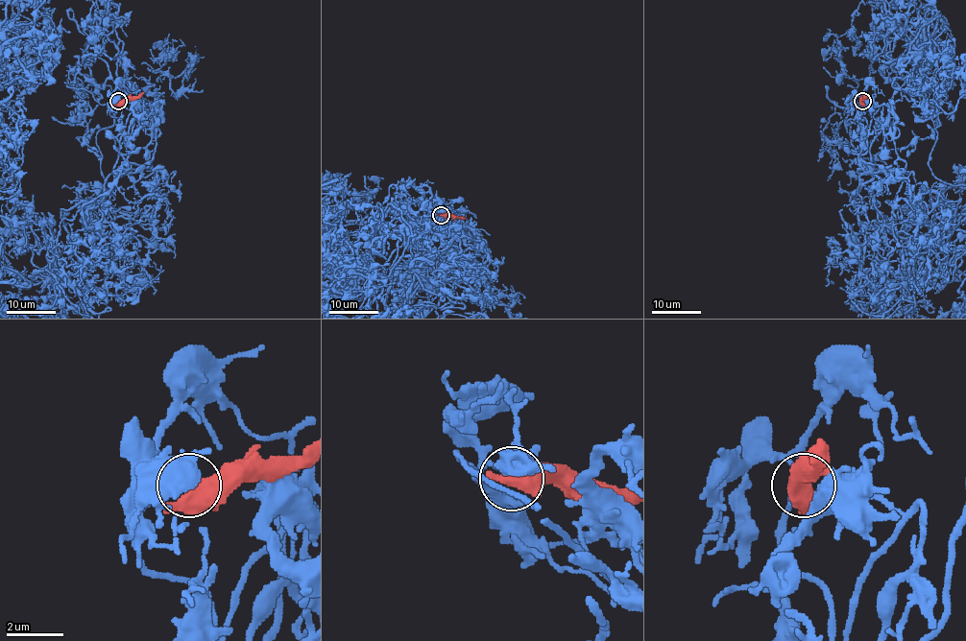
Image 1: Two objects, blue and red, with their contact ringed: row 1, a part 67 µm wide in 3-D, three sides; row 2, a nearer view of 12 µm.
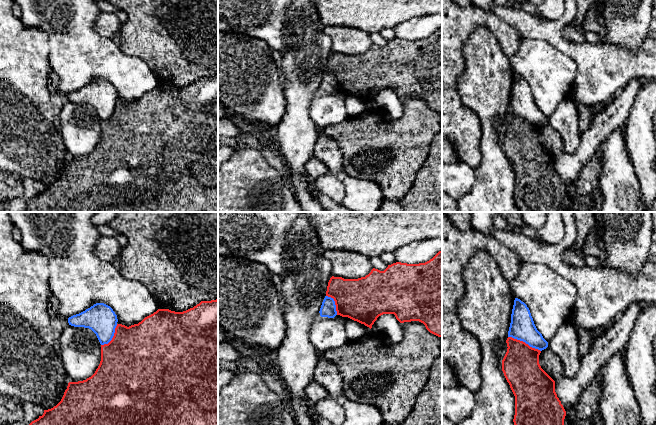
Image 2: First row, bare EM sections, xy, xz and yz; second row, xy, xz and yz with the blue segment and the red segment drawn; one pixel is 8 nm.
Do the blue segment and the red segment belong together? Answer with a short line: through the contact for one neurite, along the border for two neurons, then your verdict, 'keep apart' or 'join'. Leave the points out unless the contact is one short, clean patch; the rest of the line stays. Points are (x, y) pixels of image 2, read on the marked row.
yz (508, 336), (522, 340), (540, 351) | keep apart

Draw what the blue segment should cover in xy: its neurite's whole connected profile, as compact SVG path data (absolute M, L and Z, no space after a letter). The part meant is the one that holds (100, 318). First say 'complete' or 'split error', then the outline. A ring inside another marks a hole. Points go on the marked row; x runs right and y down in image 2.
complete; M96 303L85 311L68 318L71 326L91 329L101 345L108 344L112 340L117 322L117 315L113 309L104 303Z

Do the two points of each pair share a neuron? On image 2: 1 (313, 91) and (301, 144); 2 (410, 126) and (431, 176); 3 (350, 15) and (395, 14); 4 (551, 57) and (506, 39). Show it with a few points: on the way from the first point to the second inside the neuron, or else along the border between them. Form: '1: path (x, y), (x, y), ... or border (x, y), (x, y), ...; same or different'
1: path (301, 104), (301, 131); same
2: border (431, 143), (428, 155), (416, 173), (414, 181); different
3: path (361, 14), (384, 14); same
4: border (523, 38), (518, 50), (509, 57); different

